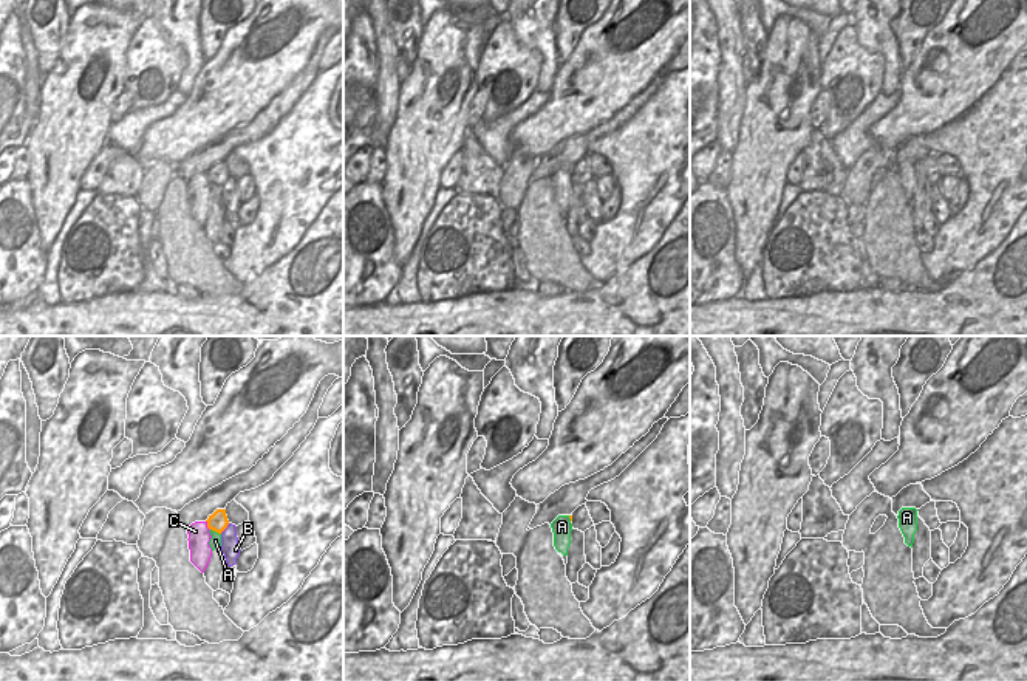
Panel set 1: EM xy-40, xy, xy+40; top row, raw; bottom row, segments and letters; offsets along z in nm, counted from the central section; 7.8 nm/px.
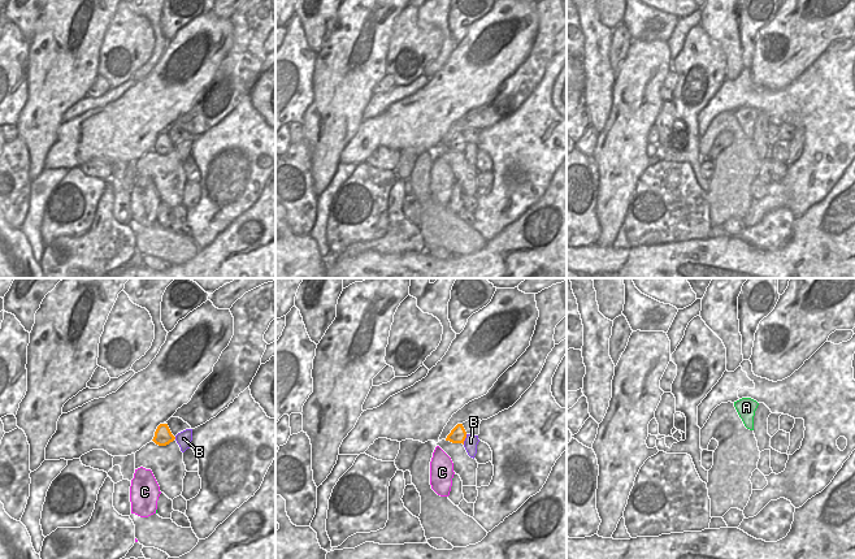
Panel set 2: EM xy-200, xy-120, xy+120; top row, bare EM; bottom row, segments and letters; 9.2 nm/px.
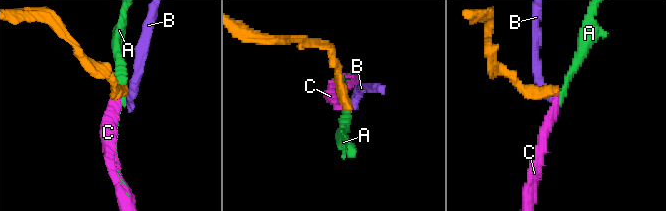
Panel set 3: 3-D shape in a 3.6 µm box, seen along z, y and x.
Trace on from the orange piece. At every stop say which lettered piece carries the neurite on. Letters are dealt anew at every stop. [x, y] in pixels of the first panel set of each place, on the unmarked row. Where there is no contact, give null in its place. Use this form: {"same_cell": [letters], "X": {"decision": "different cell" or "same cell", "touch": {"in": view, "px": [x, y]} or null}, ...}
{"same_cell": [], "A": {"decision": "different cell", "touch": {"in": "xy-40", "px": [215, 184]}}, "B": {"decision": "different cell", "touch": {"in": "xy-40", "px": [225, 181]}}, "C": {"decision": "different cell", "touch": {"in": "xy-40", "px": [208, 178]}}}

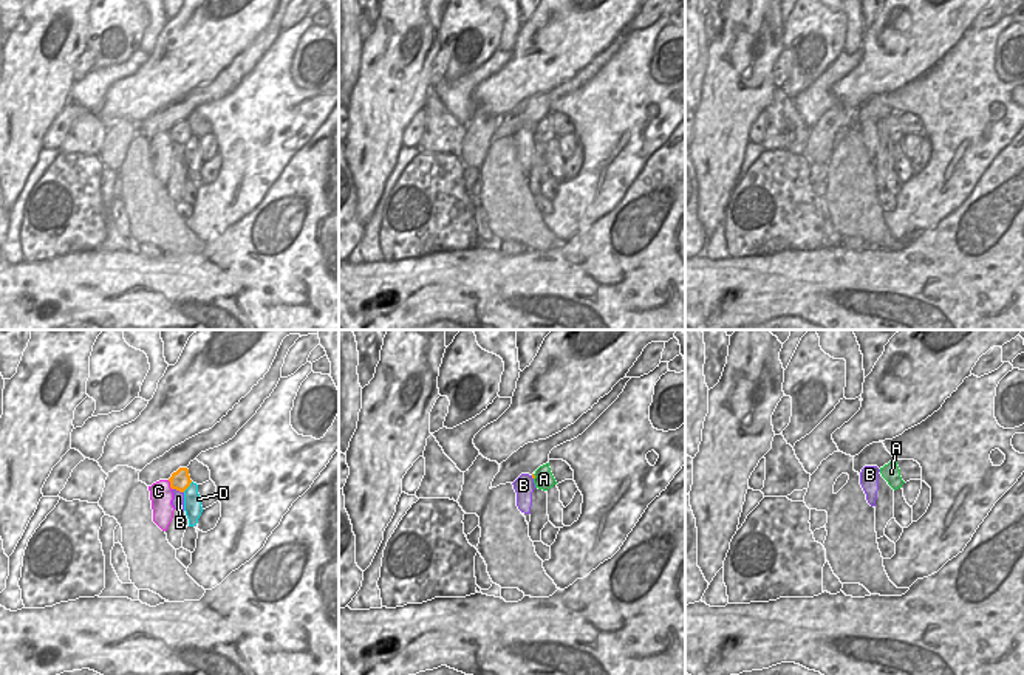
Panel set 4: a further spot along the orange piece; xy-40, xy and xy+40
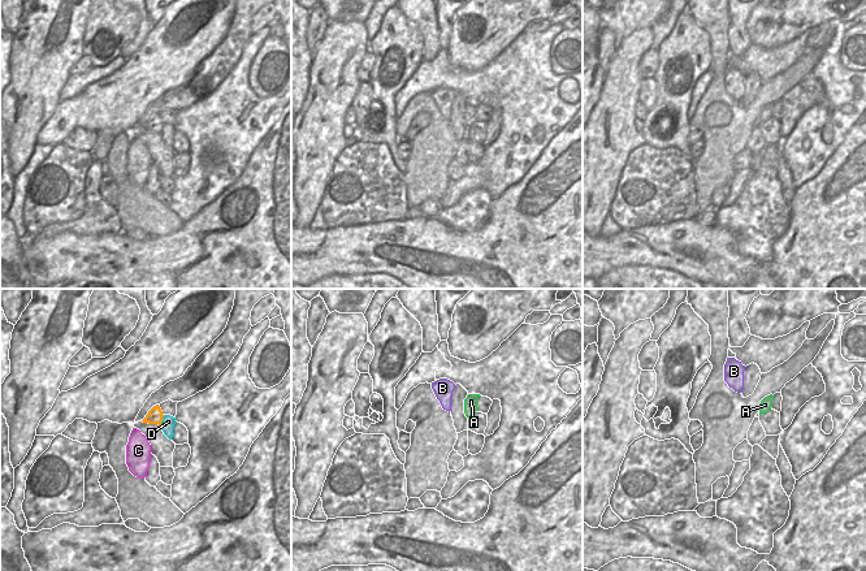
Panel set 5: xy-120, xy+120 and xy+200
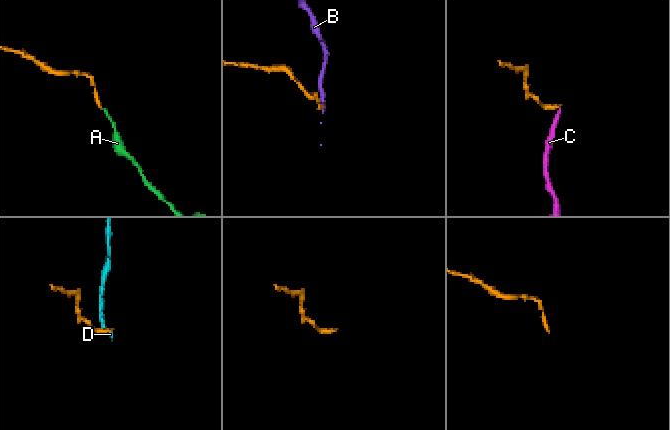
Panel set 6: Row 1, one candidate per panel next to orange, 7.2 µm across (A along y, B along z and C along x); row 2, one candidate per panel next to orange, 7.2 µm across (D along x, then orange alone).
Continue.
{"same_cell": ["A"], "A": {"decision": "same cell", "touch": {"in": "xy", "px": [534, 130]}}, "B": {"decision": "different cell", "touch": {"in": "xy-40", "px": [178, 143]}}, "C": {"decision": "different cell", "touch": {"in": "xy-40", "px": [170, 138]}}, "D": {"decision": "different cell", "touch": {"in": "xy-40", "px": [187, 140]}}}

